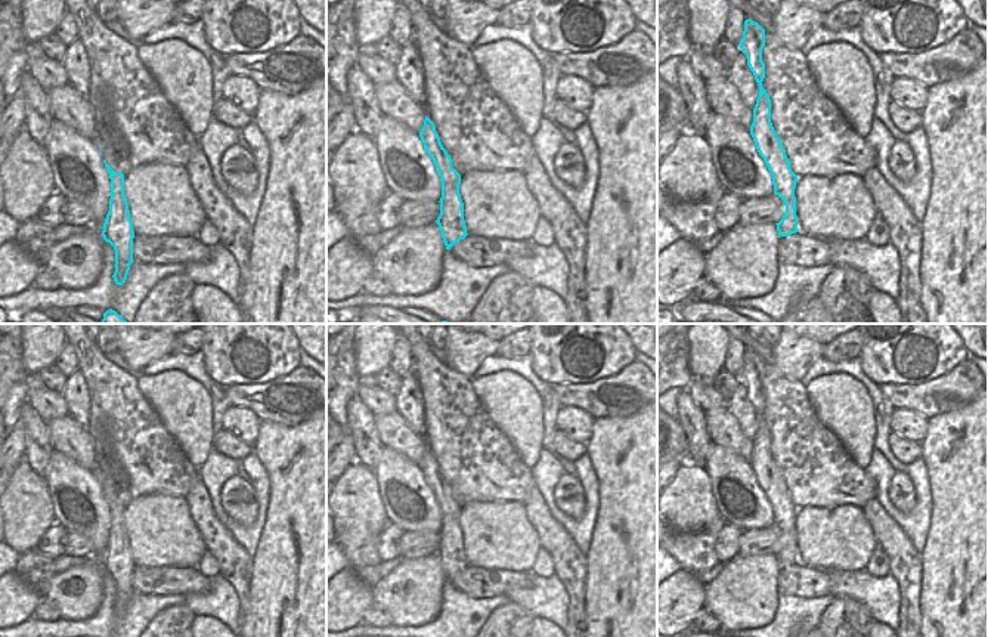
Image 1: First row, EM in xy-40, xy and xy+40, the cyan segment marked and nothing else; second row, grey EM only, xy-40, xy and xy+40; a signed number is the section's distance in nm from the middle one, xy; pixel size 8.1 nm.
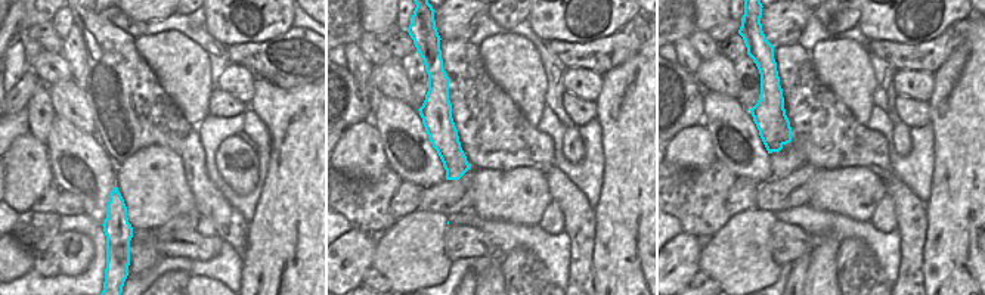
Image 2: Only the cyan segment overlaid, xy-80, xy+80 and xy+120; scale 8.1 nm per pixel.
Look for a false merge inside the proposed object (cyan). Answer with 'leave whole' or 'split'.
leave whole

